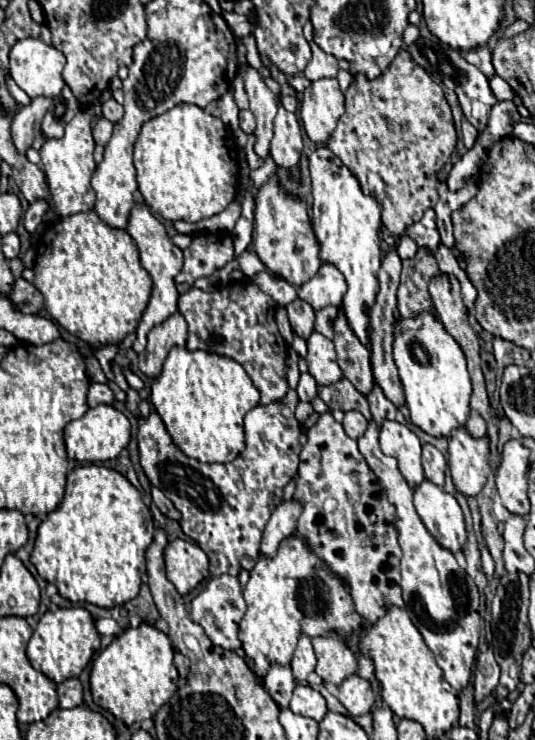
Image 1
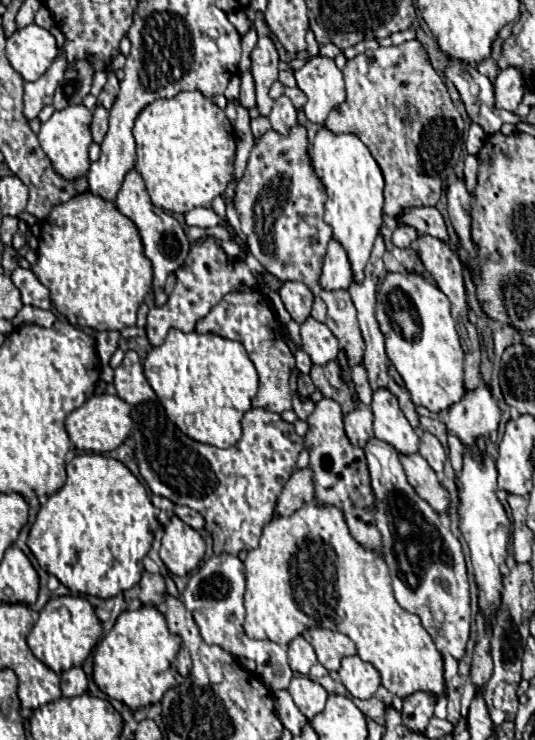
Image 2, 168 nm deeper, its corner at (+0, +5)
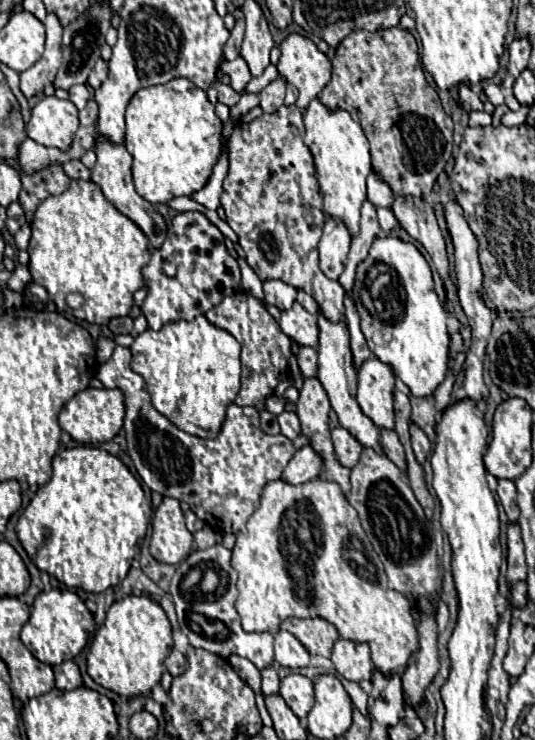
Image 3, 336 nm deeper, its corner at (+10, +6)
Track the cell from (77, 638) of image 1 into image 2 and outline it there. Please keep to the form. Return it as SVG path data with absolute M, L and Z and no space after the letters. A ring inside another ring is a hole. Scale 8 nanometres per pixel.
M54 596L42 608L38 622L28 634L28 646L32 654L46 664L56 674L66 672L66 668L82 666L92 648L98 644L102 636L102 624L94 614L92 604L82 596Z

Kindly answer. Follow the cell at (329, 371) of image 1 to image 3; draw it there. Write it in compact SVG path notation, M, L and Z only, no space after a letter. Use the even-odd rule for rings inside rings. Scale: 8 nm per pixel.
M294 303L292 309L282 311L280 315L280 329L298 345L316 347L318 339L318 327L316 327L316 315L310 315L300 307L300 303Z

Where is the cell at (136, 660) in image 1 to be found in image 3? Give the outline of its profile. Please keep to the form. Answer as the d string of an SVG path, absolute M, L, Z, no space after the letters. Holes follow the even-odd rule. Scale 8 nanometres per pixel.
M128 595L114 601L104 625L96 631L88 651L88 675L122 697L150 695L166 671L164 659L172 651L172 629L164 609L148 595Z

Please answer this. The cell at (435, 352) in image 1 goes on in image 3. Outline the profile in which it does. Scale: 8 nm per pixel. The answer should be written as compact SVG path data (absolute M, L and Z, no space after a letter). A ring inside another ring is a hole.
M392 235L376 237L368 251L368 259L360 261L356 267L352 297L356 301L360 327L370 351L394 369L396 377L408 385L412 395L432 395L444 381L448 369L450 335L446 331L446 311L434 291L430 265L416 245ZM376 261L384 261L398 273L398 287L394 287L394 295L382 295L382 303L376 301L370 293L370 287L366 287L366 271Z

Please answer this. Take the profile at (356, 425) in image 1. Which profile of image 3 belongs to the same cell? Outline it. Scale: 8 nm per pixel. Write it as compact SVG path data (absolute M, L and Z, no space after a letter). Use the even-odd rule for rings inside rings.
M336 427L332 429L332 445L334 445L334 453L338 457L338 461L352 469L356 467L358 459L360 459L360 451L362 451L362 445L342 427Z

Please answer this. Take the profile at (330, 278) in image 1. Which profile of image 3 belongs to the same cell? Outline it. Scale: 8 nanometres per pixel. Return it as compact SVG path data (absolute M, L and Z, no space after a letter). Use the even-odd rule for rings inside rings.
M326 219L324 235L318 245L320 269L326 277L338 279L344 271L344 263L350 251L350 235L340 219Z

